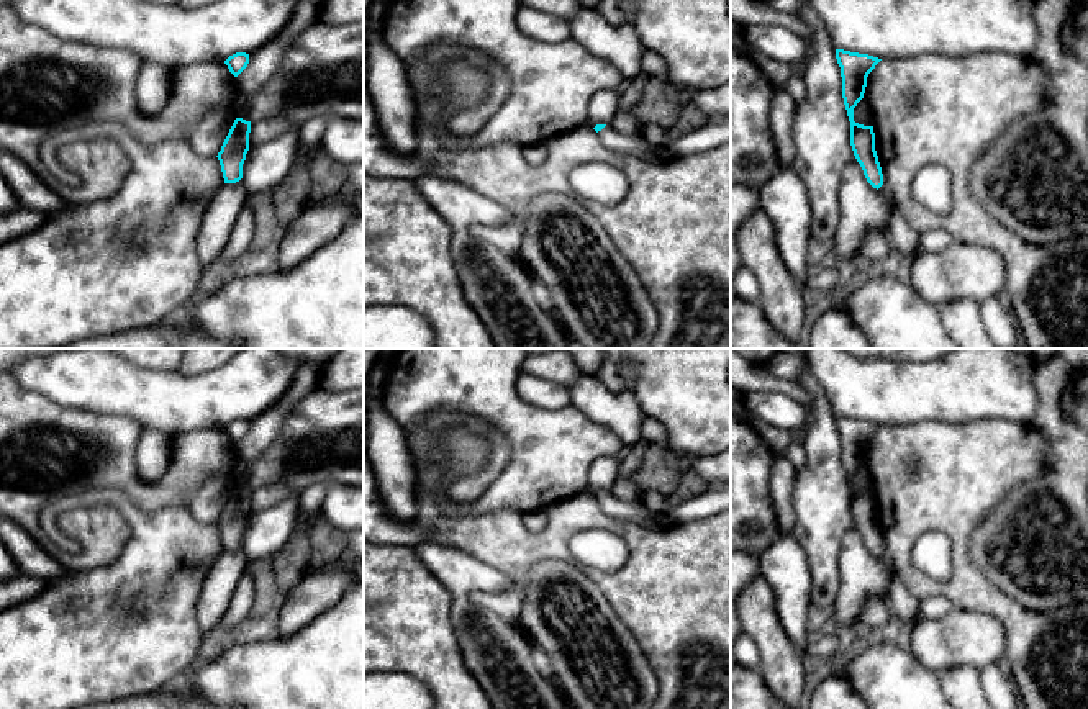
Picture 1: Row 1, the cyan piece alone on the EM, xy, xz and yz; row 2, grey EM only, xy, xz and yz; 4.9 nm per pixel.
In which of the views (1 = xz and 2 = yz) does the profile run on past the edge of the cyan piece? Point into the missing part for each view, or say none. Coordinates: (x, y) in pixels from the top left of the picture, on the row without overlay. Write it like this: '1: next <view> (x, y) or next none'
1: next xz (638, 513)
2: next yz (902, 603)

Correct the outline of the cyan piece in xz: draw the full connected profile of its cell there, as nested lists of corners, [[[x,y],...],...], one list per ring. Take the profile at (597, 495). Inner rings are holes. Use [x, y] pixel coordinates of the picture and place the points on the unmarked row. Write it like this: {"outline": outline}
{"outline": [[[596,491],[593,496],[600,508],[611,517],[636,522],[655,531],[664,531],[672,524],[665,513],[651,513],[641,501],[626,503],[614,498],[610,491]]]}

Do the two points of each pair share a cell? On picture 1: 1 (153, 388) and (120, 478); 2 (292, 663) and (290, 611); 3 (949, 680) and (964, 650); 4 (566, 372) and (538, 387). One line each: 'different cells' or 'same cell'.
1: different cells
2: different cells
3: different cells
4: different cells

